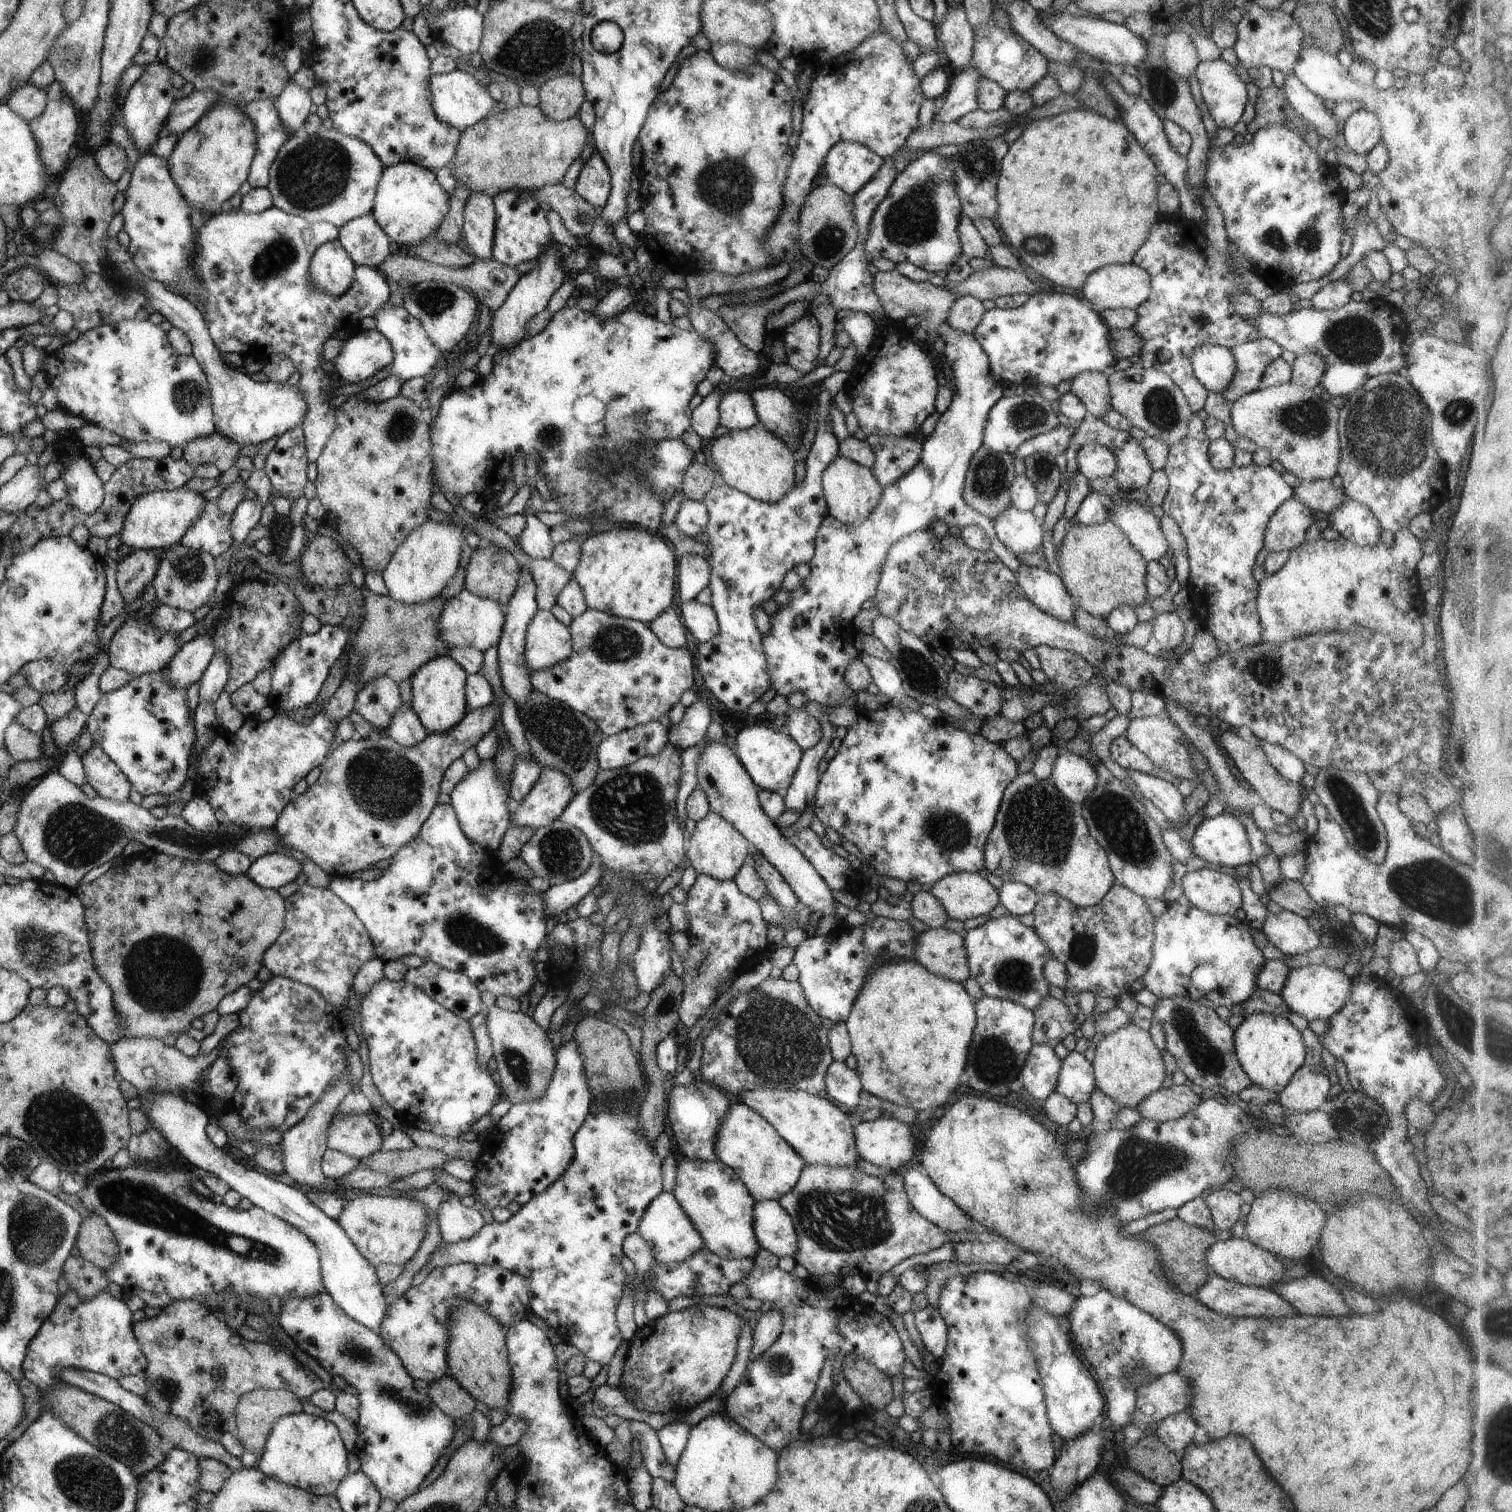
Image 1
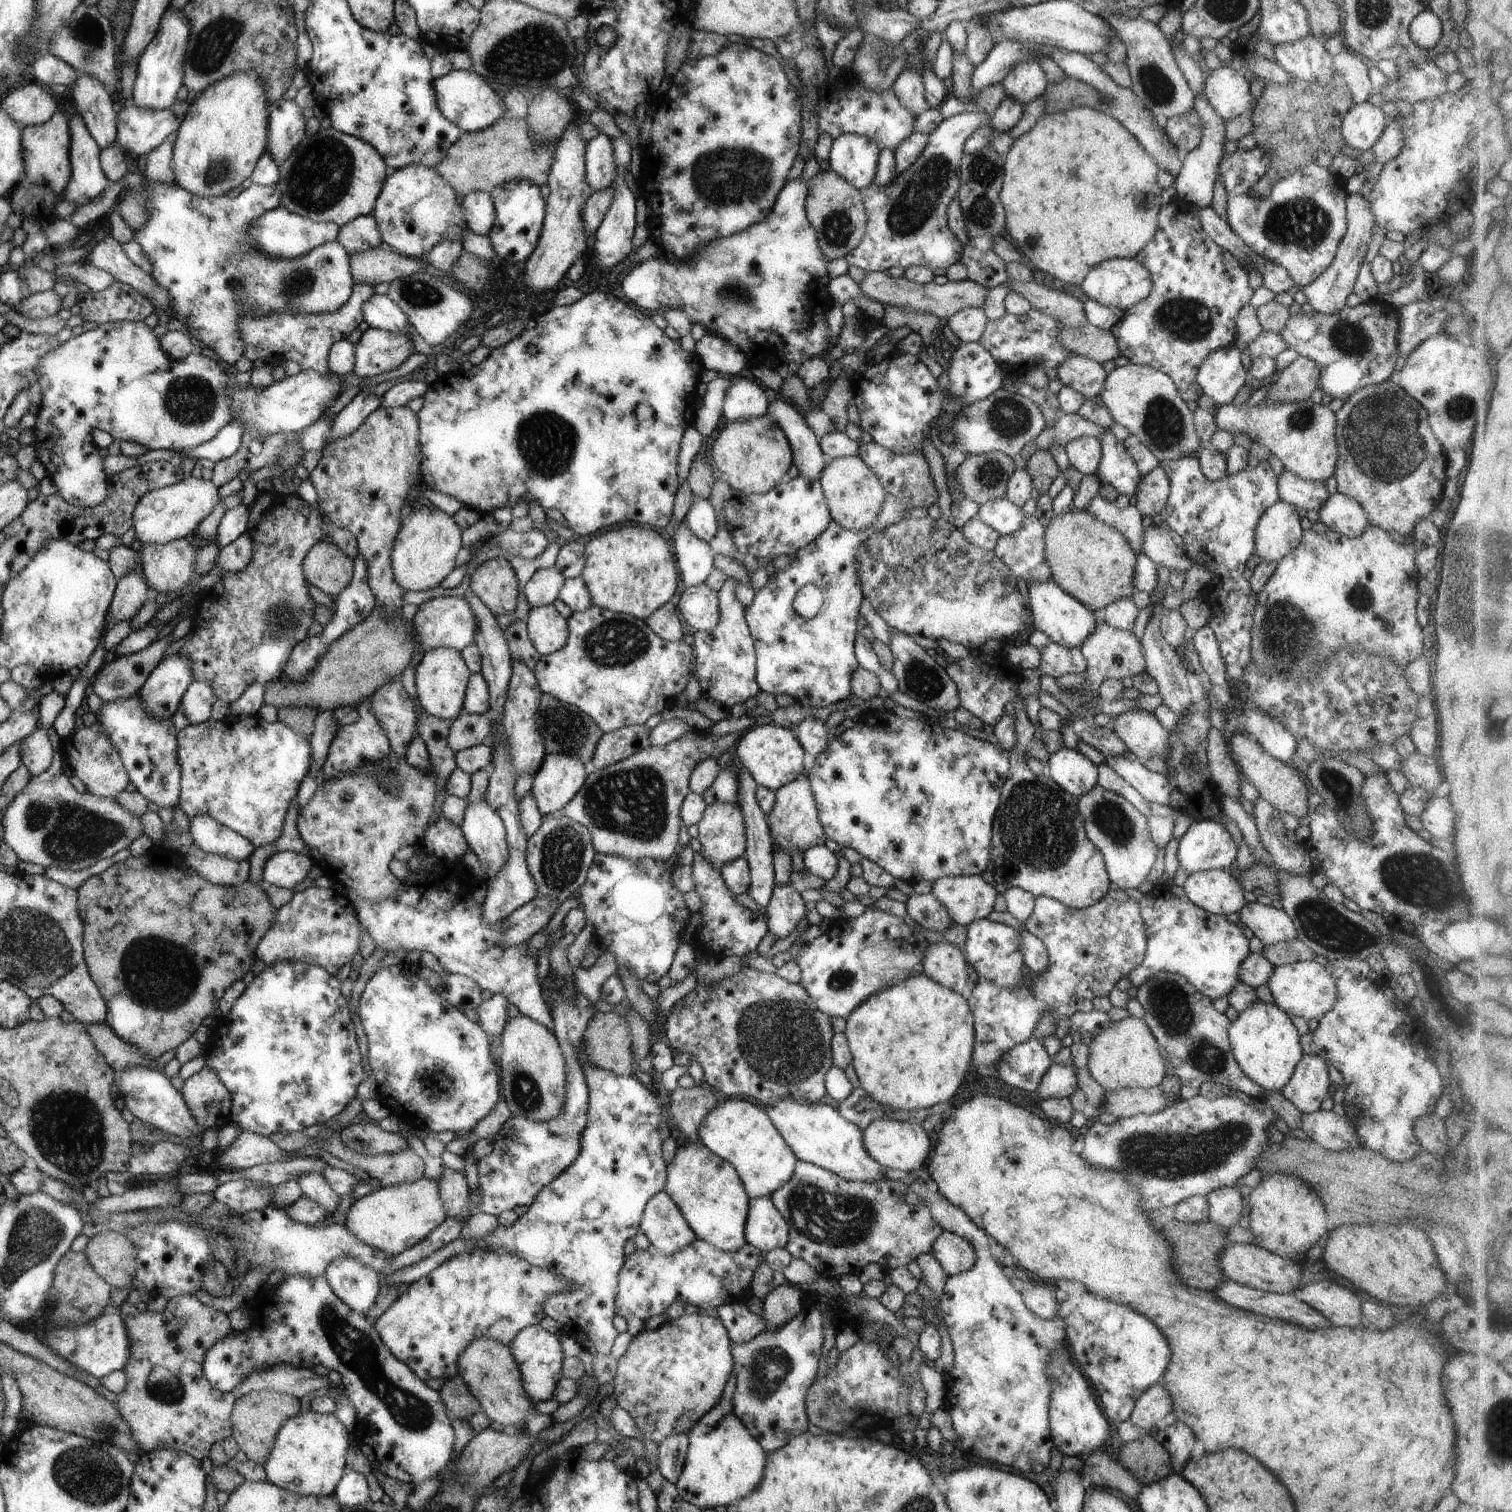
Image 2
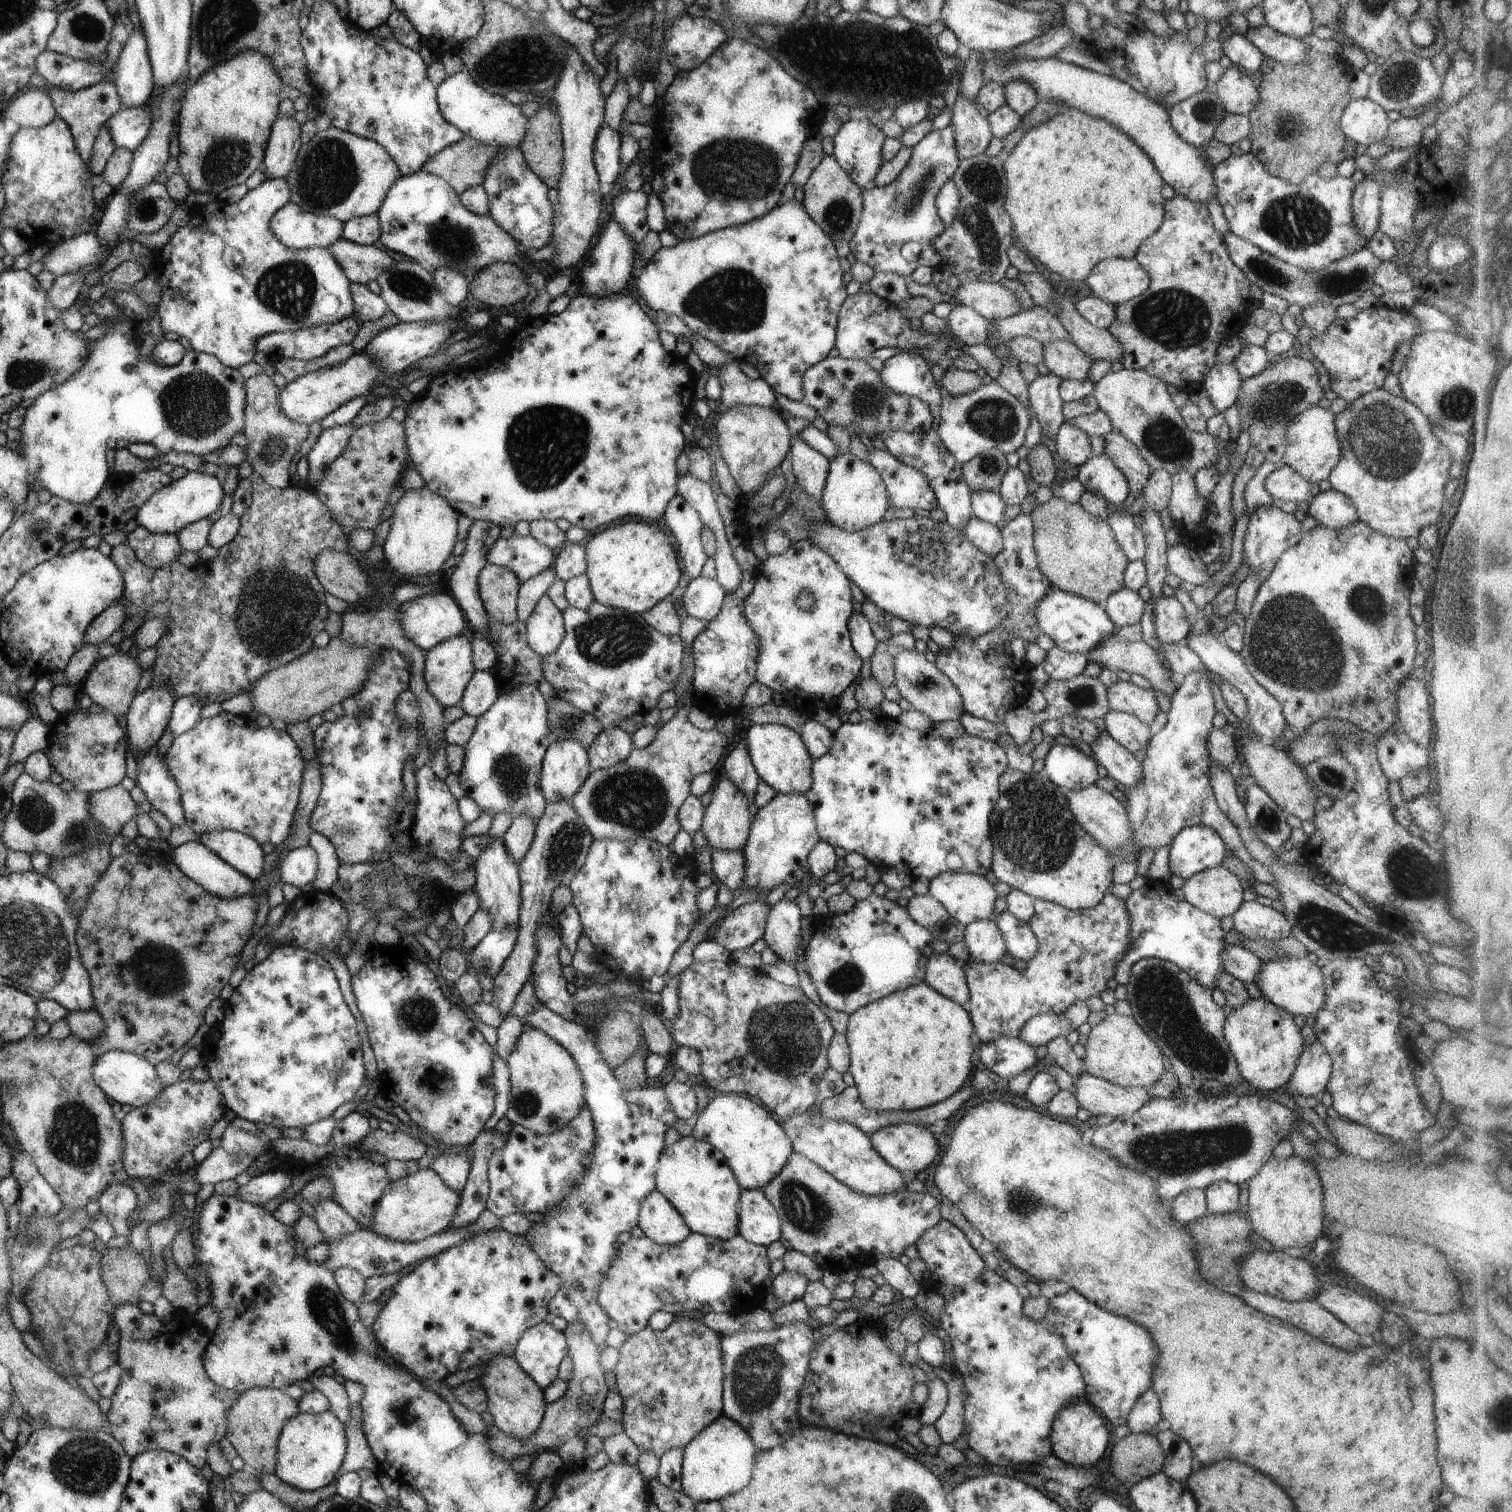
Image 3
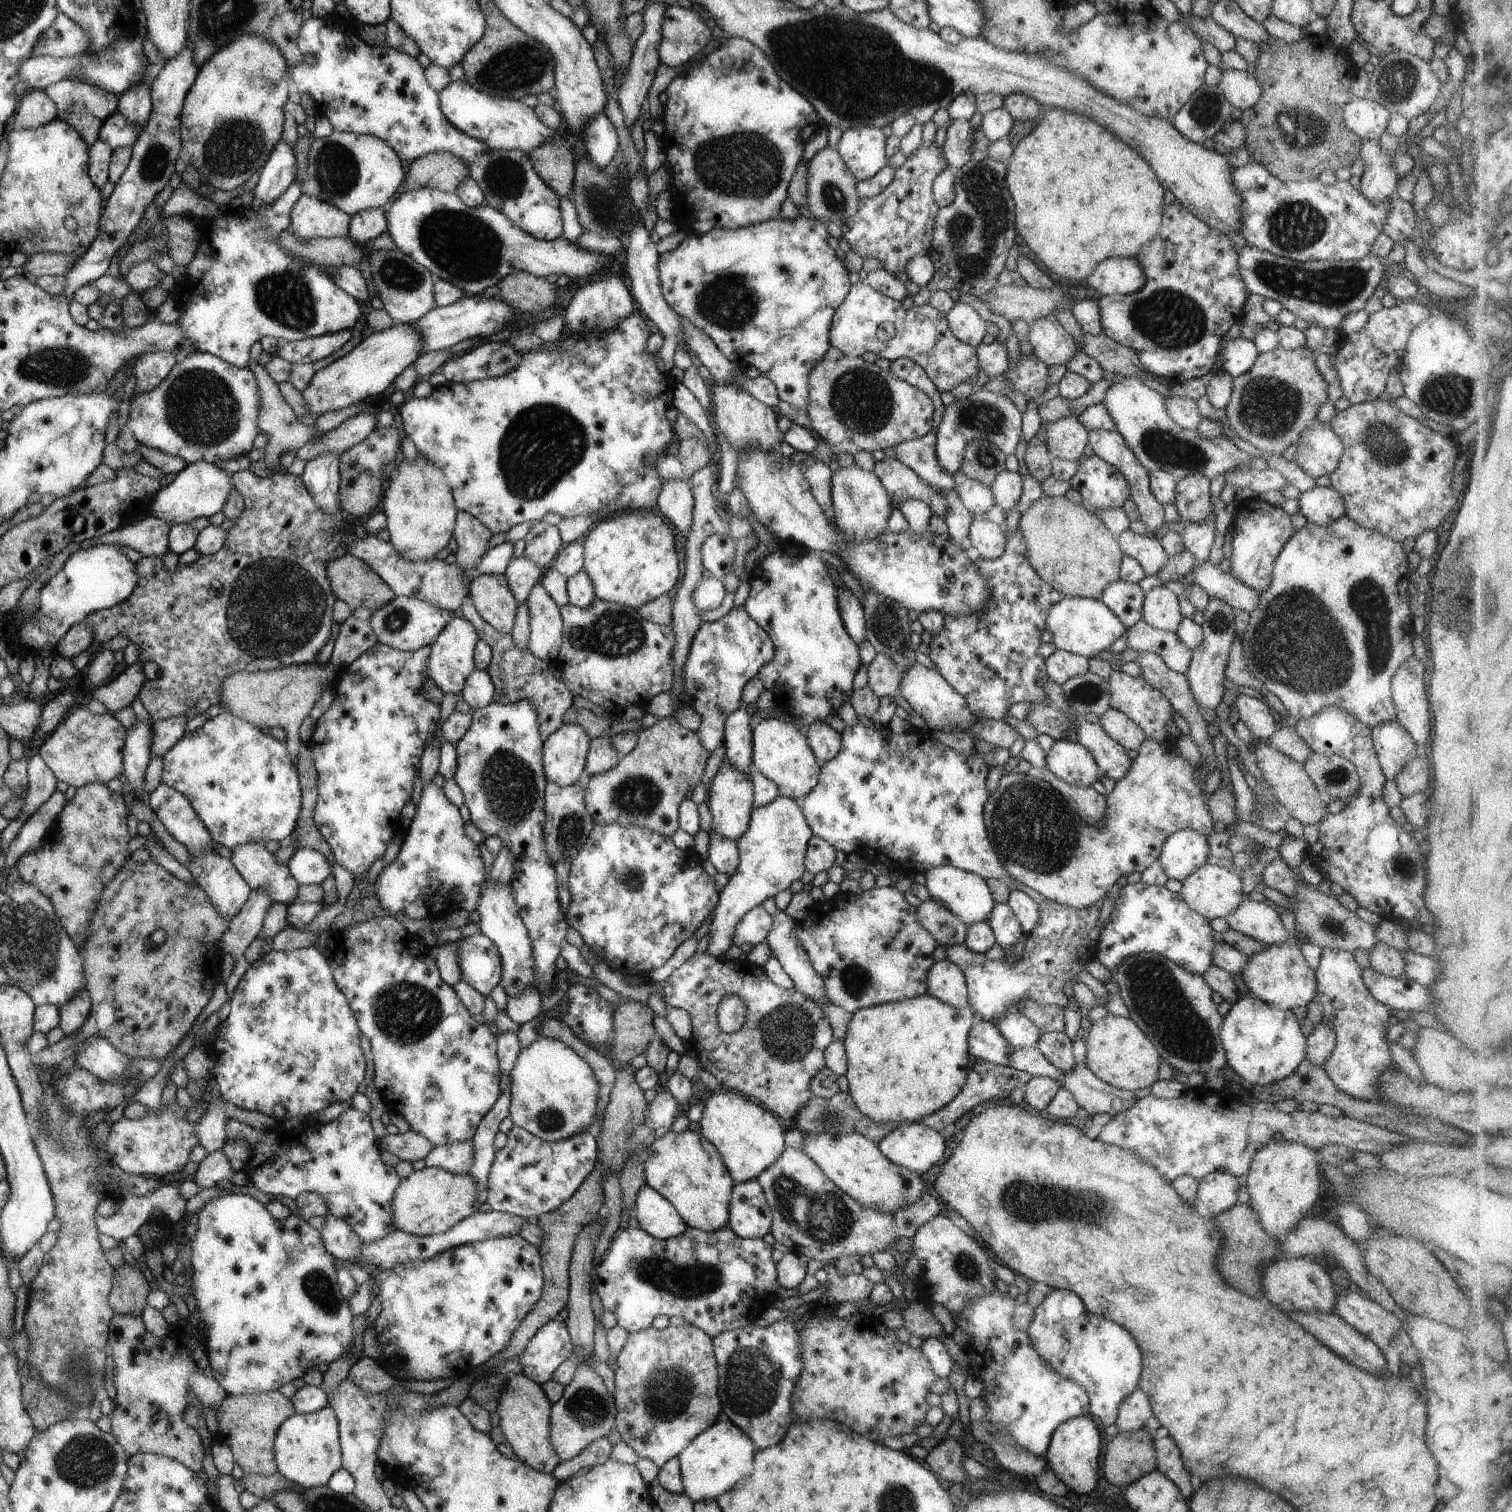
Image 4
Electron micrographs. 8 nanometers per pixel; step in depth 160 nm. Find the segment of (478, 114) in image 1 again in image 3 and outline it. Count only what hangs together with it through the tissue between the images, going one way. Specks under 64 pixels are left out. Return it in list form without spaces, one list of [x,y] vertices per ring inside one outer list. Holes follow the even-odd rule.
[[[464,68],[455,73],[438,87],[439,109],[443,117],[453,124],[464,136],[483,142],[490,147],[509,149],[522,144],[527,136],[528,118],[522,107],[513,104],[506,97],[488,92],[474,82],[469,72]]]

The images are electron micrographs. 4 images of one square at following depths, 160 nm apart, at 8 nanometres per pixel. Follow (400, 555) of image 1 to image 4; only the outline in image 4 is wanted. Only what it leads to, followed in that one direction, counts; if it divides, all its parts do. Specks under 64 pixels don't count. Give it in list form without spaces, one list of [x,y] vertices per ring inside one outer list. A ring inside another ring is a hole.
[[[422,456],[414,460],[404,458],[398,463],[388,483],[383,510],[392,546],[411,561],[433,559],[436,552],[446,548],[460,511],[443,471]]]

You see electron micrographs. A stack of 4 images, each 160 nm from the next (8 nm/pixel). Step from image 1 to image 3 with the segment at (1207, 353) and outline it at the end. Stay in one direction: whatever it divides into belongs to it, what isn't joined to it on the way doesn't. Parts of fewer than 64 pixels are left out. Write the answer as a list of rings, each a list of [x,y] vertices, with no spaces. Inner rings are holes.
[[[1232,364],[1214,365],[1204,377],[1201,386],[1218,412],[1223,413],[1237,401],[1243,376]]]

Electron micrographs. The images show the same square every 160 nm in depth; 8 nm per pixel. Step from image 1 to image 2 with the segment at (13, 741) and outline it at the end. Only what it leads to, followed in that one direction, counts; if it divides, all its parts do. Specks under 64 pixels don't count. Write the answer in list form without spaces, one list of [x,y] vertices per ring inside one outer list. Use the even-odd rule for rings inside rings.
[[[38,727],[33,733],[21,740],[21,761],[32,777],[38,776],[54,760],[53,747],[48,739],[47,730]]]

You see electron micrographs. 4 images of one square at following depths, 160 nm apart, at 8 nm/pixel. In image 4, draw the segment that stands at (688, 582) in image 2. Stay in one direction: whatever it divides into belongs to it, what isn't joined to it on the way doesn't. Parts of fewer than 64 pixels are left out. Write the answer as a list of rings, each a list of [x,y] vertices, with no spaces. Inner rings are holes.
[[[671,478],[663,482],[657,508],[660,509],[666,520],[671,520],[684,537],[687,537],[689,533],[693,504],[691,484],[686,479]]]

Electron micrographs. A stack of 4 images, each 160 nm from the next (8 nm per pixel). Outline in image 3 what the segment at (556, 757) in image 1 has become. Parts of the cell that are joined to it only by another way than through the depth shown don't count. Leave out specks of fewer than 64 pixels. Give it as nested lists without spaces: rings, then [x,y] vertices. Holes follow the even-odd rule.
[[[550,699],[547,705],[548,724],[558,740],[576,739],[589,747],[602,731],[601,722],[593,714],[582,712],[564,699]]]

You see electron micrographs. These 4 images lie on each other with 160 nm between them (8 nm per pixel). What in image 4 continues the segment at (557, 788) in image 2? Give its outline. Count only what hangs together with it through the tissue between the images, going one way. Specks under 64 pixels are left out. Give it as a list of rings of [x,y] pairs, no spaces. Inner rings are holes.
[[[570,723],[544,738],[543,770],[547,780],[560,786],[582,782],[591,739],[583,726]]]

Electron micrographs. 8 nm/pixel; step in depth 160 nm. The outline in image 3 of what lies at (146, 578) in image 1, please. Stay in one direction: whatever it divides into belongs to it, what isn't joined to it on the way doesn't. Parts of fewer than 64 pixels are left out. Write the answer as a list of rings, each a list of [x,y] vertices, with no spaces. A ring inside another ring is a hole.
[[[123,598],[116,601],[111,608],[104,609],[98,617],[95,618],[92,625],[87,630],[86,638],[89,645],[99,645],[106,642],[107,638],[121,629],[125,622],[125,610],[121,602]]]

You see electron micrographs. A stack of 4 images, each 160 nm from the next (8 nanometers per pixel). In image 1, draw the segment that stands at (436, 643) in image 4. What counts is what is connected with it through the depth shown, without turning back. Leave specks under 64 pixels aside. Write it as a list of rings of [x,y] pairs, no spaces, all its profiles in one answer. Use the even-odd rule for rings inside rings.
[[[449,654],[432,658],[410,677],[412,708],[430,733],[443,733],[459,724],[468,712],[466,682],[468,674]]]

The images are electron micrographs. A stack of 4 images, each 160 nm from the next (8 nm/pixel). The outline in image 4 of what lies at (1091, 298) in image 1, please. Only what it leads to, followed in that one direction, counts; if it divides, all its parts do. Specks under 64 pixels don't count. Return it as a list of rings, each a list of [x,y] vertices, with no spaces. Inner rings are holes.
[[[1110,257],[1098,264],[1085,283],[1110,296],[1136,293],[1145,282],[1144,269],[1136,257]]]

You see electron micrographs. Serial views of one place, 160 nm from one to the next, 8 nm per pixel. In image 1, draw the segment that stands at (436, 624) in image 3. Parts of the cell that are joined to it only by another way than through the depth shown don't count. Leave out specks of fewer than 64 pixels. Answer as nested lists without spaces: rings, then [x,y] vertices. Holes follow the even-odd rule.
[[[462,589],[458,595],[447,600],[443,606],[442,616],[439,618],[440,638],[450,648],[472,647],[484,652],[491,646],[498,645],[502,636],[503,626],[506,624],[506,612],[494,599],[482,598]]]

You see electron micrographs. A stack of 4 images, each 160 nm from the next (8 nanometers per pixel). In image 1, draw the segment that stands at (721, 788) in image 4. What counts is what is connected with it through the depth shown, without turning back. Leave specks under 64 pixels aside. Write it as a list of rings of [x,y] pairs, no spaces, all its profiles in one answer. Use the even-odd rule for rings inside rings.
[[[710,811],[696,823],[694,834],[690,838],[690,846],[685,856],[697,874],[702,873],[718,880],[730,880],[749,861],[750,844],[740,832],[725,821],[717,812]]]

